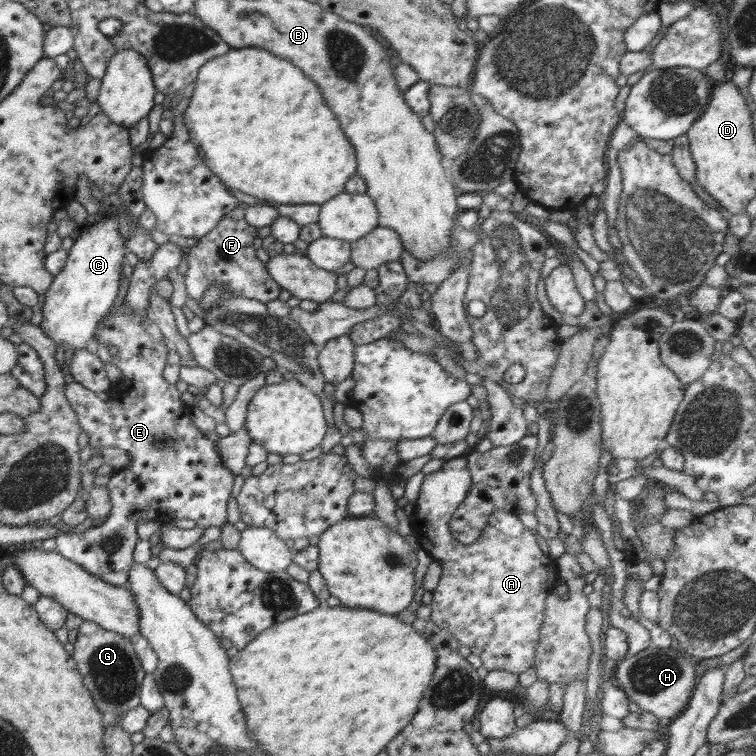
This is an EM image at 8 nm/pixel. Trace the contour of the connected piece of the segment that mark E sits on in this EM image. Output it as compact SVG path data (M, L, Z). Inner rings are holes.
M126 301L120 306L112 306L106 318L96 326L95 340L108 348L112 363L122 372L124 382L126 382L125 377L130 378L132 386L128 388L128 392L120 394L120 398L100 400L91 390L73 381L65 385L65 396L78 415L78 423L82 431L89 435L88 444L92 446L93 454L101 454L104 447L118 447L127 451L130 463L128 467L115 472L105 486L111 498L112 510L104 523L92 526L82 533L58 533L55 538L57 546L55 551L80 565L88 573L108 583L122 586L127 584L128 572L135 562L132 554L136 543L140 540L136 533L138 522L154 520L167 524L174 518L187 518L194 520L196 525L205 529L210 526L222 527L227 522L228 499L231 497L236 476L222 462L220 453L216 451L218 448L216 441L208 439L192 421L192 408L182 402L176 385L168 382L168 379L162 375L170 350L162 331L154 319L148 316L148 312L144 319L136 319L132 309L126 305Z

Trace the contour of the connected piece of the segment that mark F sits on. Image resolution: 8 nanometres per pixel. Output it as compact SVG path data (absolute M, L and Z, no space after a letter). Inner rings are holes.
M236 207L225 214L208 234L197 239L186 258L188 270L183 276L188 296L196 302L202 300L206 290L218 282L224 286L224 298L250 298L267 304L278 299L282 288L267 272L266 265L257 258L254 240L258 236L258 227L246 222L245 210Z

